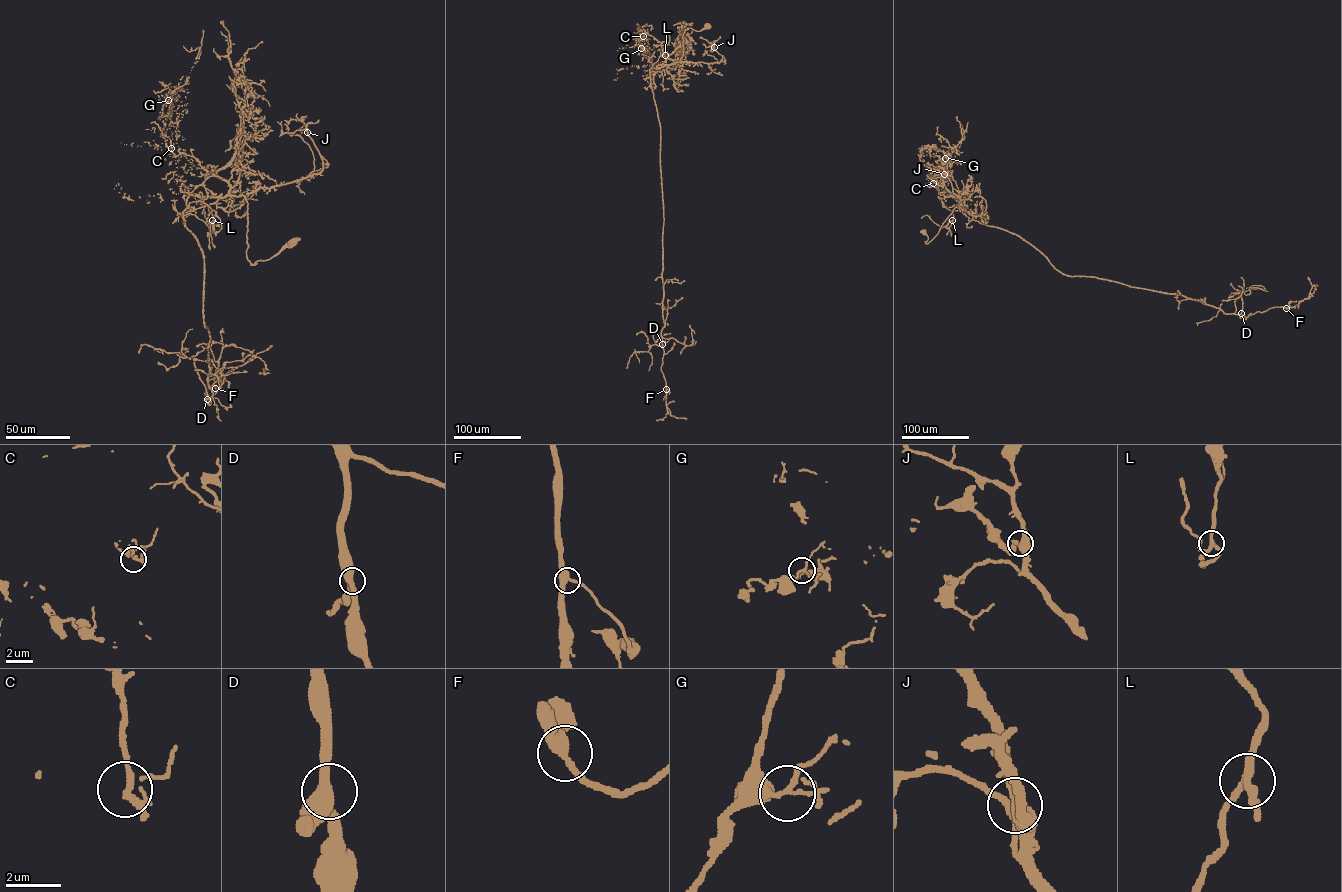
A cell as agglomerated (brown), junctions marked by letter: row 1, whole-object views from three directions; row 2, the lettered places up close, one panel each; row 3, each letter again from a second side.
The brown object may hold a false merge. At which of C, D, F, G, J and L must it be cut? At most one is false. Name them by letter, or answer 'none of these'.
G

